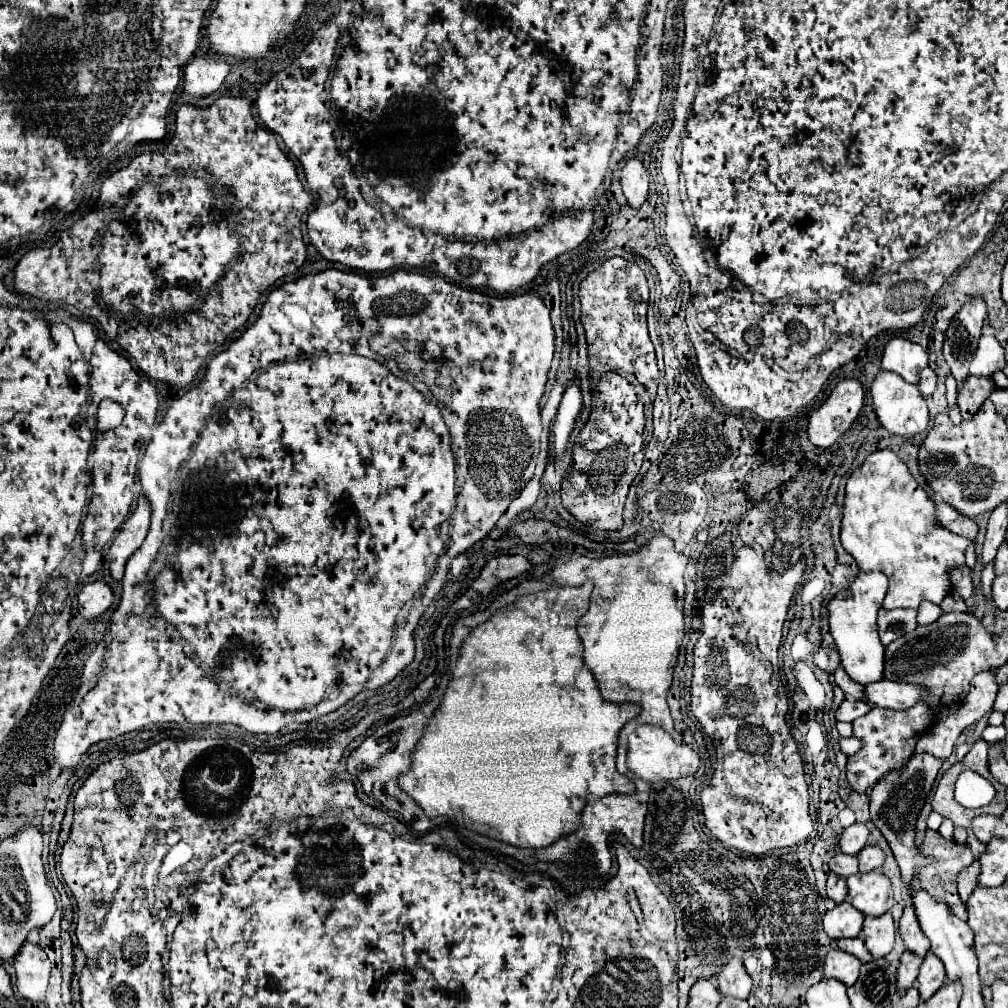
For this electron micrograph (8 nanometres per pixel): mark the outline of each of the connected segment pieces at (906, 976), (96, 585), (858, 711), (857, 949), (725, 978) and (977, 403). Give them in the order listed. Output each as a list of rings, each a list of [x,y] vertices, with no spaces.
[[[904,951],[902,959],[900,959],[900,967],[898,967],[898,985],[902,989],[908,989],[914,985],[916,977],[918,977],[918,969],[920,969],[922,959],[916,953]]]
[[[102,581],[86,583],[78,593],[78,613],[84,619],[100,617],[112,605],[112,601],[114,601],[112,589],[106,583]]]
[[[844,699],[842,705],[836,711],[836,721],[854,721],[870,711],[870,705],[864,701],[854,701],[854,699]]]
[[[854,937],[854,939],[840,939],[838,941],[838,947],[840,949],[844,949],[846,953],[852,953],[852,955],[856,955],[862,963],[868,963],[872,957],[870,957],[870,951],[866,949],[866,945],[864,945],[864,941],[862,941],[862,937]]]
[[[732,957],[722,971],[716,977],[718,989],[722,995],[730,995],[736,999],[748,999],[748,993],[752,989],[752,977],[746,973],[742,959]]]
[[[968,377],[966,383],[958,389],[958,407],[962,411],[964,419],[974,417],[974,413],[978,413],[978,409],[982,407],[982,403],[988,399],[988,395],[992,391],[996,391],[996,383],[992,379],[984,379],[984,377]]]

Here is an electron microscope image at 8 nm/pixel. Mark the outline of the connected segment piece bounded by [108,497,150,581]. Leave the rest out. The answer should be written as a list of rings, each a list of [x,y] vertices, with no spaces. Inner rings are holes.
[[[140,497],[136,511],[126,519],[122,531],[118,533],[108,551],[108,565],[114,581],[122,579],[124,565],[128,557],[142,545],[148,533],[148,525],[150,525],[150,503],[144,497]]]

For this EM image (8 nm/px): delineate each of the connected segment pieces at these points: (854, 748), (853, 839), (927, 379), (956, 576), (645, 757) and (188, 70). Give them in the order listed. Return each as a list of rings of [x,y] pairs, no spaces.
[[[848,737],[848,739],[840,739],[840,749],[846,753],[846,755],[854,755],[858,753],[858,749],[862,749],[862,741],[858,741],[858,737]]]
[[[854,823],[844,829],[840,837],[840,851],[846,855],[858,855],[858,851],[866,845],[868,829],[864,823]]]
[[[926,367],[922,373],[920,373],[920,383],[918,383],[918,389],[920,389],[920,393],[922,395],[930,395],[934,389],[936,389],[936,373],[930,369],[930,367]]]
[[[966,565],[952,571],[952,587],[964,599],[970,599],[972,597],[972,571]]]
[[[638,725],[636,731],[628,737],[626,765],[636,777],[642,777],[648,783],[658,783],[658,781],[670,781],[670,779],[678,779],[678,777],[696,773],[700,759],[698,759],[698,753],[690,745],[676,743],[670,737],[670,733],[664,731],[662,727]]]
[[[200,55],[184,67],[184,91],[194,97],[206,97],[220,89],[230,67],[212,55]]]

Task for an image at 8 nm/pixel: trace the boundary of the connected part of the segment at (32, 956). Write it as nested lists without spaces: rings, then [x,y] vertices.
[[[28,941],[18,951],[18,957],[14,957],[14,969],[18,977],[18,991],[34,1003],[44,1001],[50,977],[50,961],[46,953],[38,945]]]

